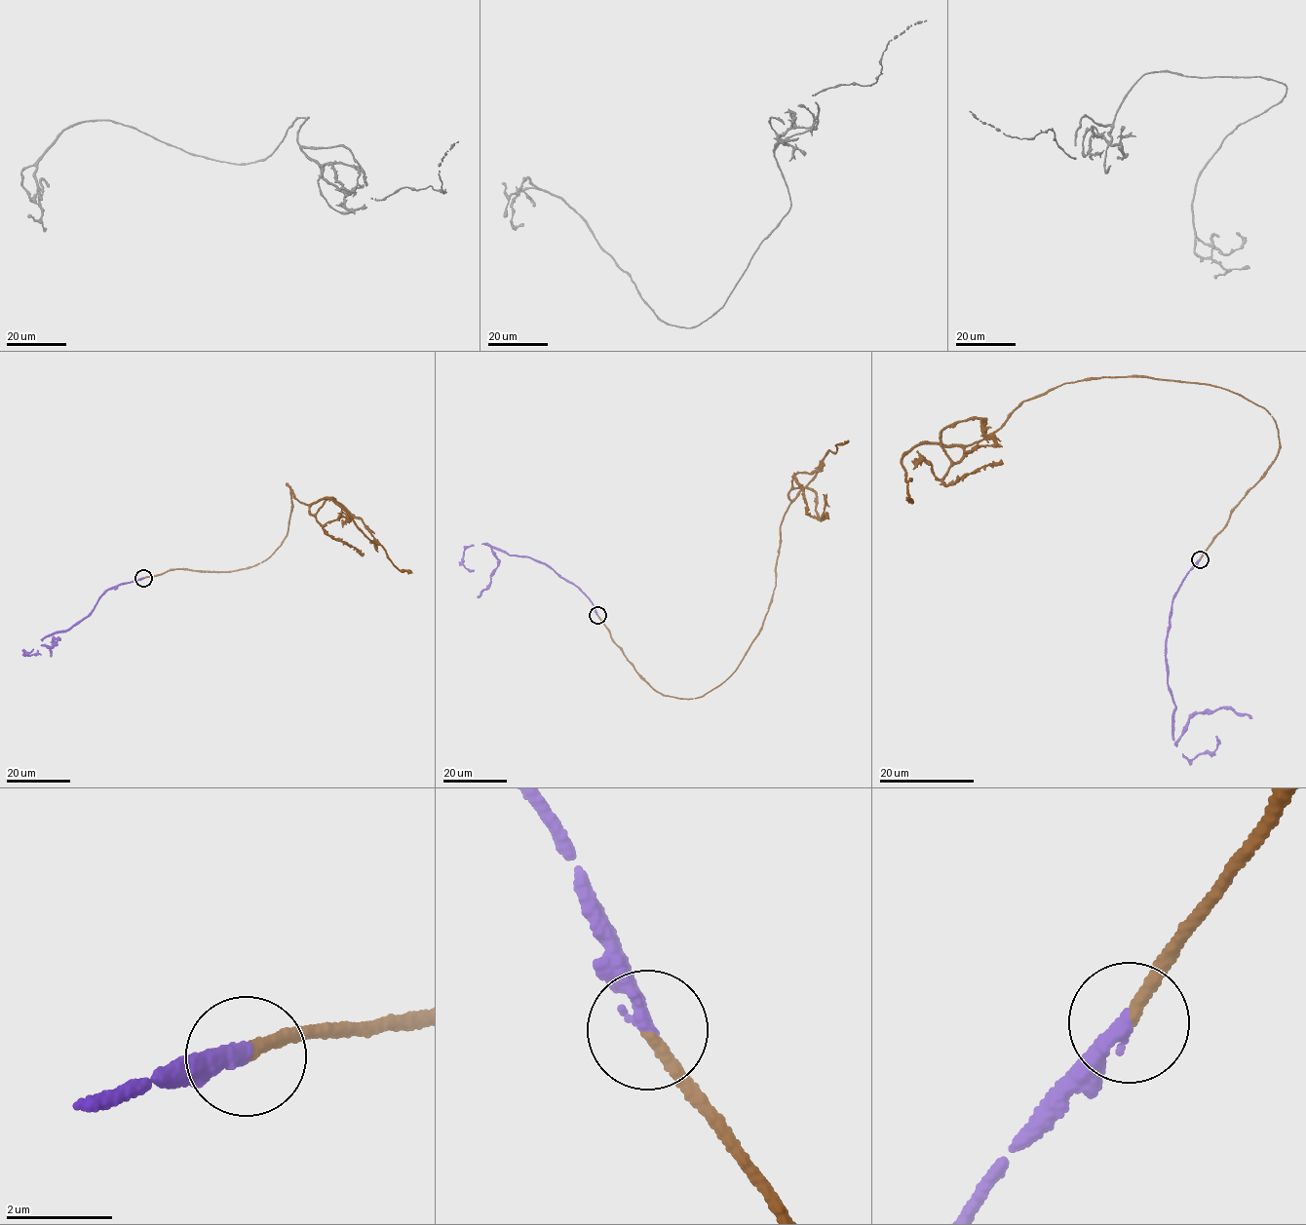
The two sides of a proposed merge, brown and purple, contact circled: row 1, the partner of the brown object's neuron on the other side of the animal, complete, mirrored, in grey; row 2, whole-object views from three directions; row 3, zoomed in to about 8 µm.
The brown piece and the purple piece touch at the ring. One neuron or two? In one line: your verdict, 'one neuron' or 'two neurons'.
one neuron

